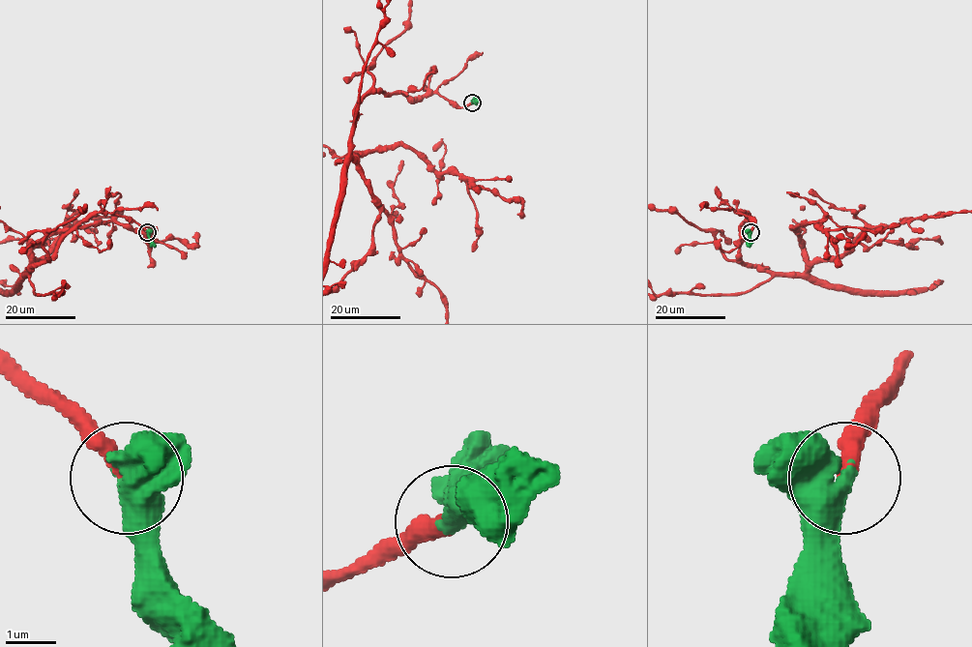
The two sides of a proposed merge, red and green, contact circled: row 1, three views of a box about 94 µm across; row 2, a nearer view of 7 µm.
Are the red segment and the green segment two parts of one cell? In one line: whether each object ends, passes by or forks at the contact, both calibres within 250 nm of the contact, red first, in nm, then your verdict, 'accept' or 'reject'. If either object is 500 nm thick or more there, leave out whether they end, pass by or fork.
360/550 nm | accept

